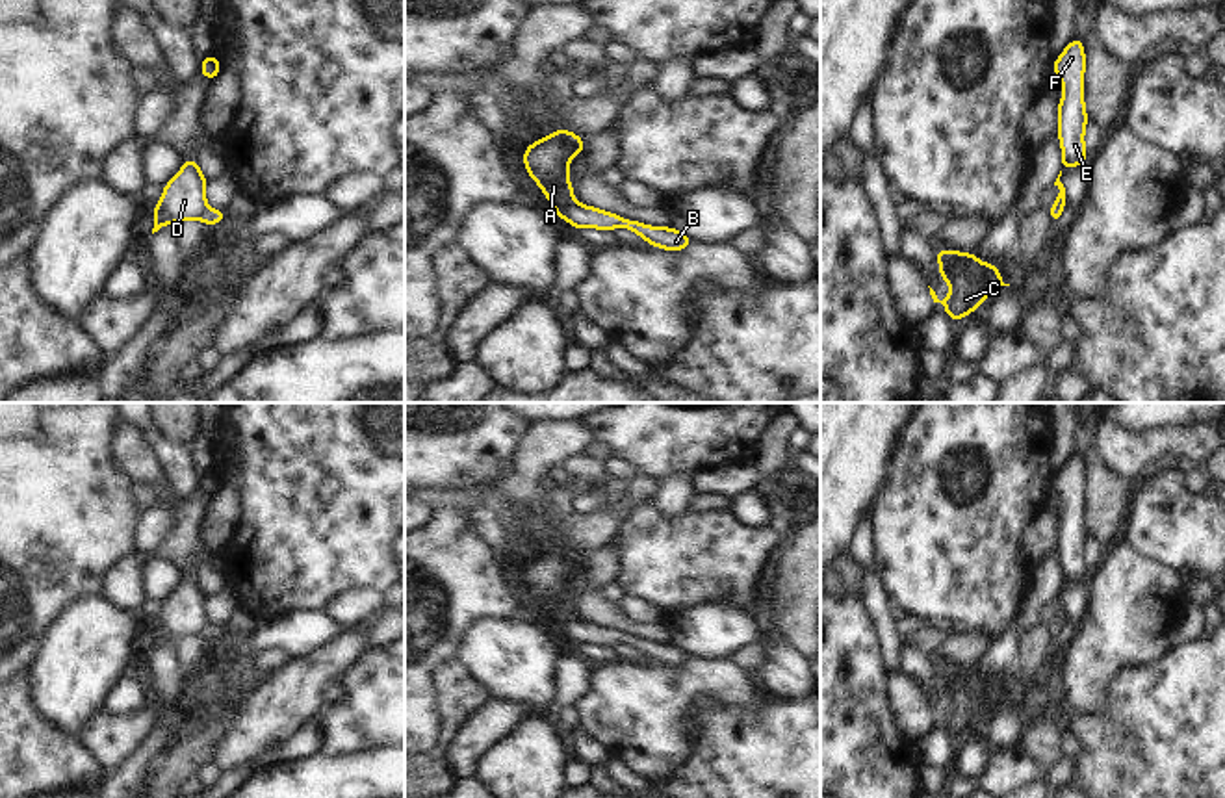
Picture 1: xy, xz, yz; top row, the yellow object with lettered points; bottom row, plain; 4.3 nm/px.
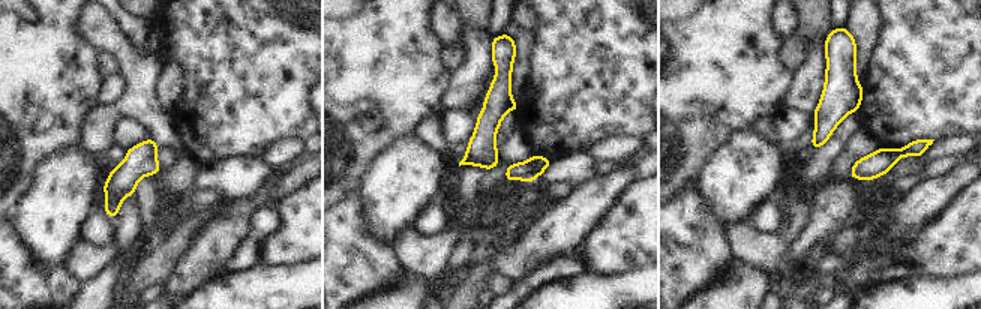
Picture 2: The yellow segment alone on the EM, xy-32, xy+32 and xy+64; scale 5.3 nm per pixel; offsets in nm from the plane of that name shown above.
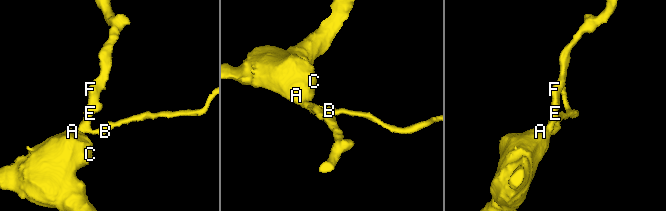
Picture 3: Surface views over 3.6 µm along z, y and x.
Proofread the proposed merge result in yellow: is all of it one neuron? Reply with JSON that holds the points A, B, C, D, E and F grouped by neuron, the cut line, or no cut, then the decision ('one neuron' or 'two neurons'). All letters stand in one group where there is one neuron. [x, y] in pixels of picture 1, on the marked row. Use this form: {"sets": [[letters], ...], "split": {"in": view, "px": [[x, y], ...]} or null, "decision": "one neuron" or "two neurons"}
{"sets": [["A", "B", "C", "D", "E", "F"]], "split": null, "decision": "one neuron"}

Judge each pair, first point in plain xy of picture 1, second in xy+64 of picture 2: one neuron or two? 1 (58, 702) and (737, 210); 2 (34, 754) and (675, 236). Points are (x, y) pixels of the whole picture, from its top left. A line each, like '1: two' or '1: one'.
1: one
2: one

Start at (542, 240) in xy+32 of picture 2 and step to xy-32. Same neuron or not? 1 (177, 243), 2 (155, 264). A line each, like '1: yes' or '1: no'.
1: no
2: no

